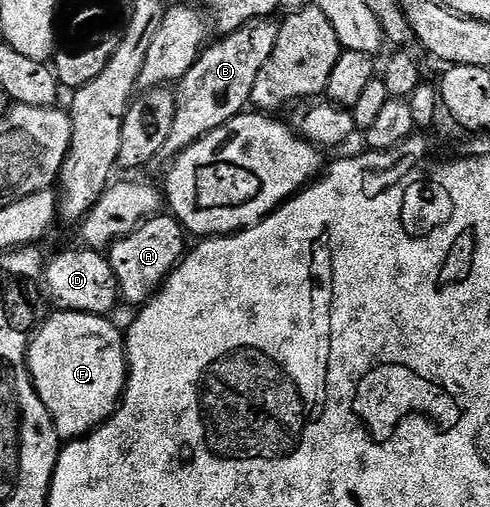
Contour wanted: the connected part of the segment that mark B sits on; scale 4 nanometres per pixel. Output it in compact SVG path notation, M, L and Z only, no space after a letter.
M273 18L251 20L239 30L217 38L221 40L215 41L213 45L210 43L202 51L191 70L187 70L187 74L176 85L175 122L159 153L162 161L172 161L173 157L187 150L187 146L201 140L208 132L223 126L231 118L242 115L250 107L255 78L259 70L263 70L263 62L271 58L271 50L275 50L278 27L278 21Z

